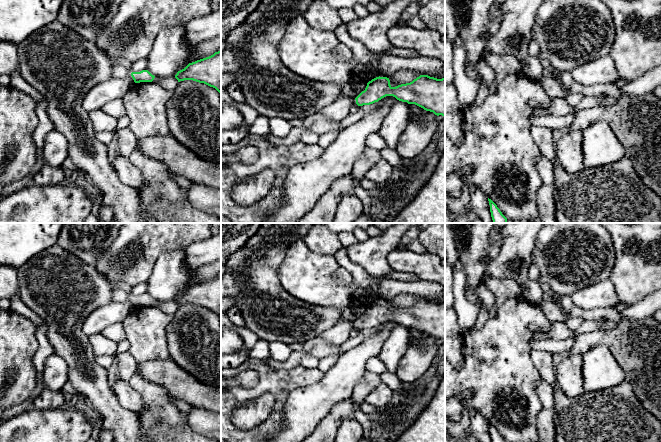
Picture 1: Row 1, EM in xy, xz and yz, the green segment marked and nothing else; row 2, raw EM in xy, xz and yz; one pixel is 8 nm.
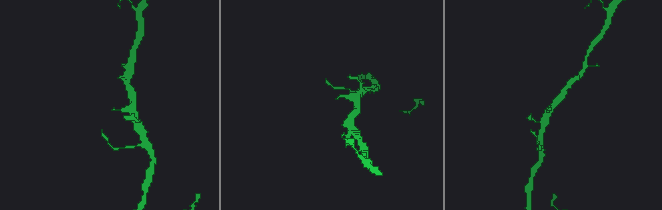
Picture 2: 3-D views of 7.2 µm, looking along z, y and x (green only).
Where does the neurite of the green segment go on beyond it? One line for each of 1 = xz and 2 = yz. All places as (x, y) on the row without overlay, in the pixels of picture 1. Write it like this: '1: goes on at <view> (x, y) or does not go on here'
1: does not go on here
2: does not go on here

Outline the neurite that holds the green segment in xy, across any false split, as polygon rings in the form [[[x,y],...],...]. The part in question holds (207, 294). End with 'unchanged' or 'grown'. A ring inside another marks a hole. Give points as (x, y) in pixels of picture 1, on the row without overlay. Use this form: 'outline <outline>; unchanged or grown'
outline [[[221,274],[213,279],[189,287],[177,296],[175,302],[180,305],[193,304],[215,312],[221,320]]]; unchanged

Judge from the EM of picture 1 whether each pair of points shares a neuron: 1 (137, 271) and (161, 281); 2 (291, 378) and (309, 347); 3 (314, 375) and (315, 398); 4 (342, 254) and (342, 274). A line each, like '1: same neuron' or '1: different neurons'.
1: different neurons
2: different neurons
3: different neurons
4: different neurons

